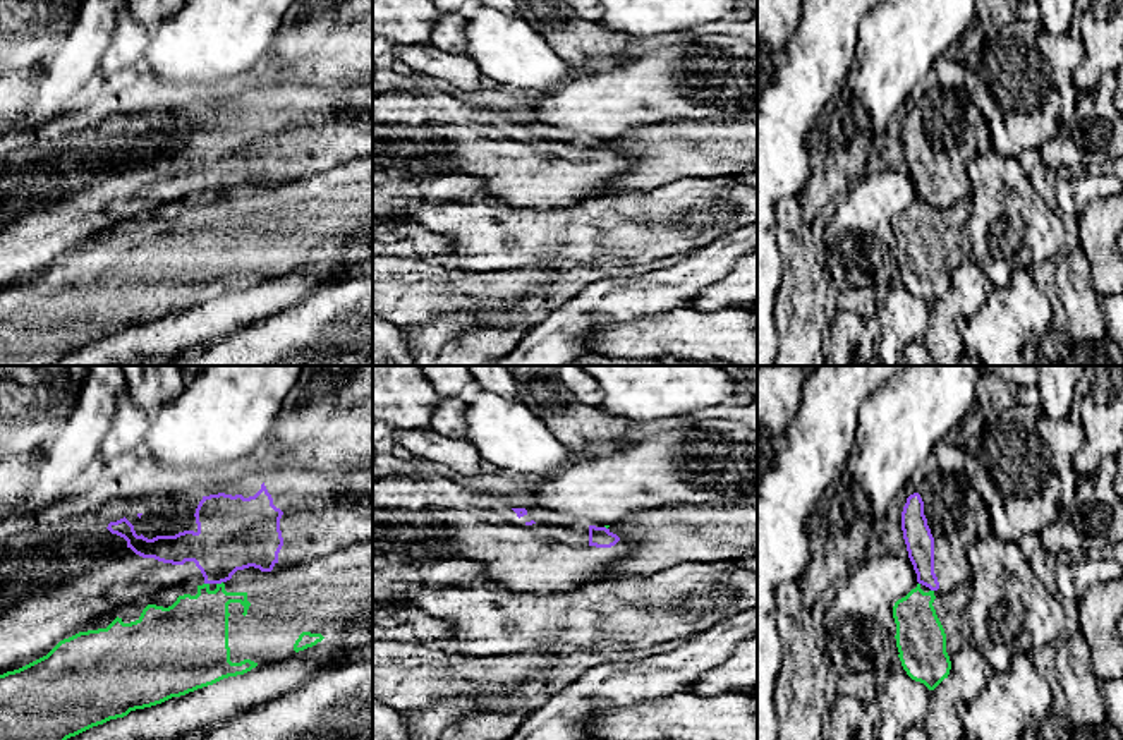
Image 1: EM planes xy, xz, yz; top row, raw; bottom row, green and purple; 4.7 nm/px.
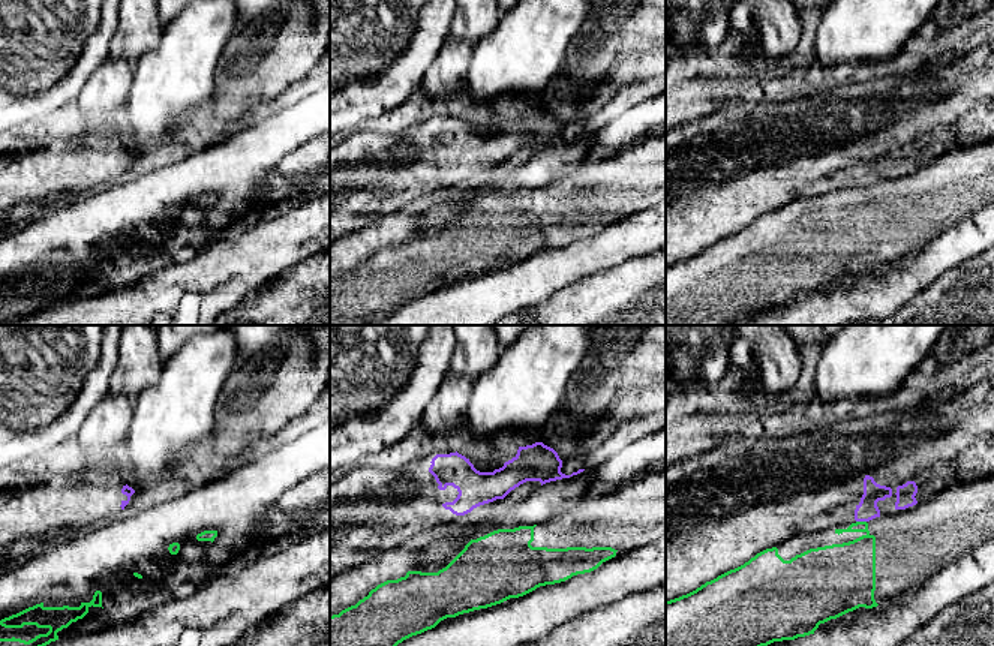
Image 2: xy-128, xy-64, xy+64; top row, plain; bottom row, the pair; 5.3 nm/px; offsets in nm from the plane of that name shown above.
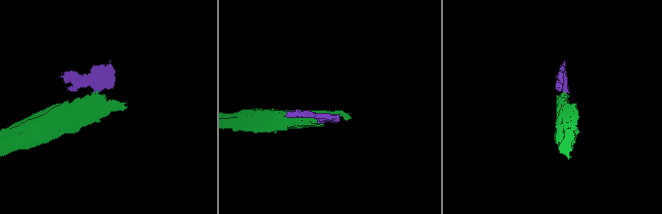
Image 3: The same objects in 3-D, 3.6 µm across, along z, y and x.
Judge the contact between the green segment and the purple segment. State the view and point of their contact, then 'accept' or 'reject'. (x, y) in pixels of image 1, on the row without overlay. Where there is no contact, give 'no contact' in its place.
meets green in xy at (218, 200); reject

